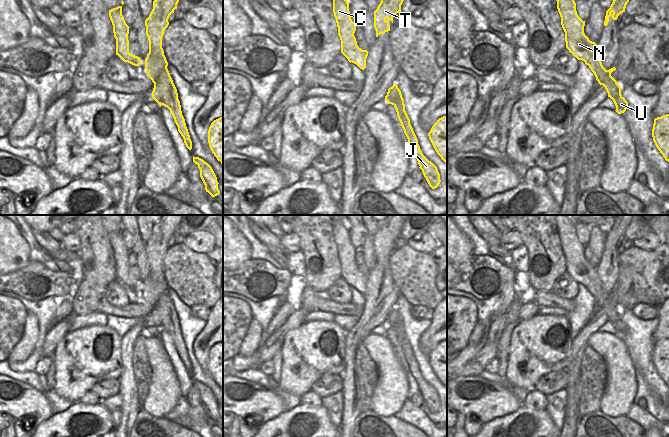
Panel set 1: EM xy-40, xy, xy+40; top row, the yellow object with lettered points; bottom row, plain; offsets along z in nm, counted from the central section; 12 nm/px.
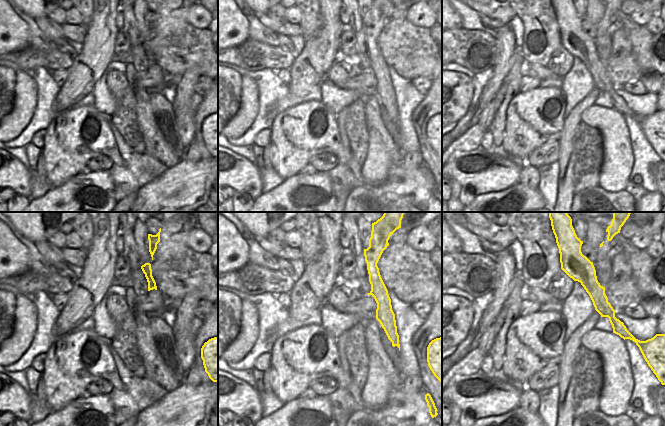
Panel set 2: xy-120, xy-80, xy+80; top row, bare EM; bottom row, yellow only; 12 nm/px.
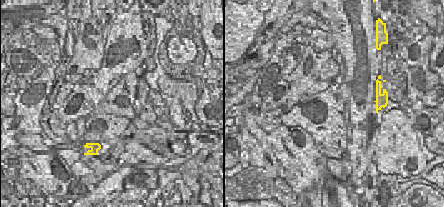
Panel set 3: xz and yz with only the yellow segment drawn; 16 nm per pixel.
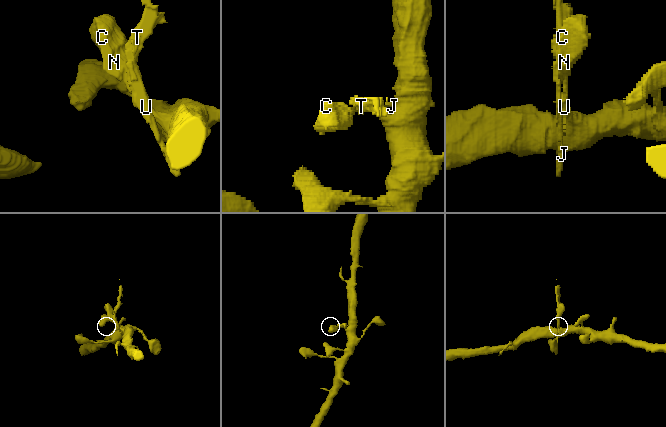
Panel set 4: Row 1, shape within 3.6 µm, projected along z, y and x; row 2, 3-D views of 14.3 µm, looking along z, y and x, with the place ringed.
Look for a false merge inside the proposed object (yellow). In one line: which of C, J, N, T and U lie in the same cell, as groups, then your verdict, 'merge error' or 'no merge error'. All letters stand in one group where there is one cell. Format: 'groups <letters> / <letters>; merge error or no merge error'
groups C N U / J T; merge error

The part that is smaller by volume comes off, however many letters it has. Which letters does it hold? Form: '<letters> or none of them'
J, T

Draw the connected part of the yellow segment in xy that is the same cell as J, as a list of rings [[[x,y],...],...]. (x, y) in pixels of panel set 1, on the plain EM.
[[[396,307],[393,308],[393,310],[389,313],[389,317],[385,320],[385,324],[388,328],[392,328],[395,331],[397,341],[408,363],[409,370],[415,379],[420,390],[419,392],[422,394],[422,397],[426,402],[429,410],[432,413],[437,412],[441,406],[440,398],[437,391],[423,379],[420,373],[418,363],[413,355],[413,352],[410,348],[410,343],[405,335],[404,323]]]

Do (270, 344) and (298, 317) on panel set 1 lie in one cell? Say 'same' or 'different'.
same

